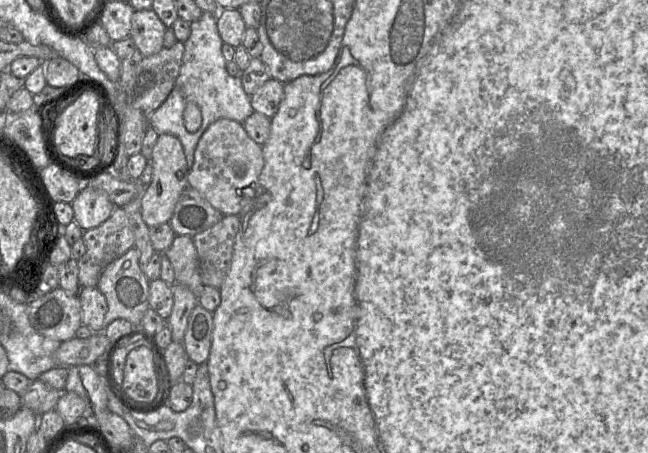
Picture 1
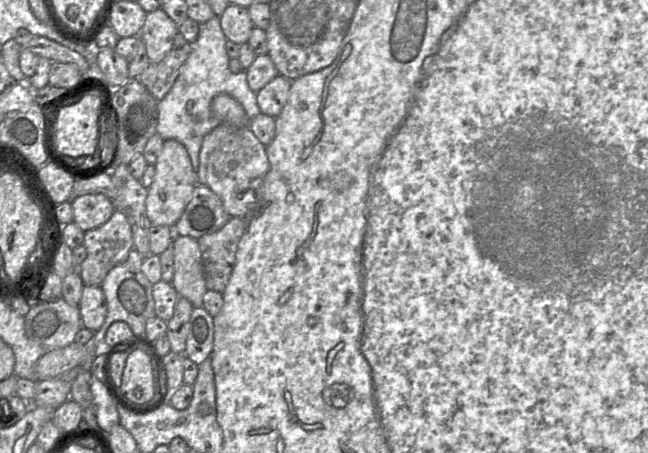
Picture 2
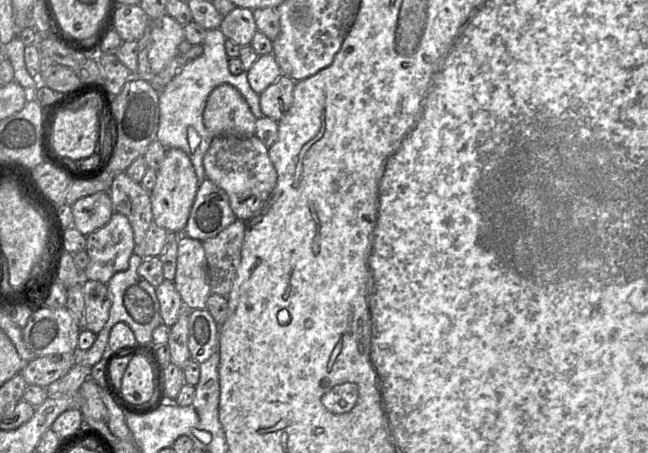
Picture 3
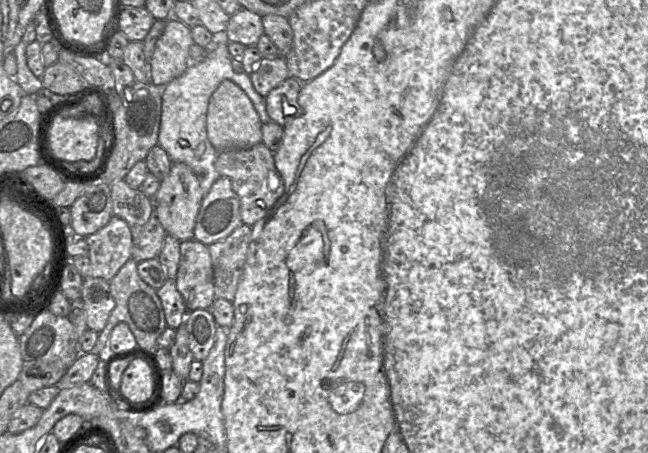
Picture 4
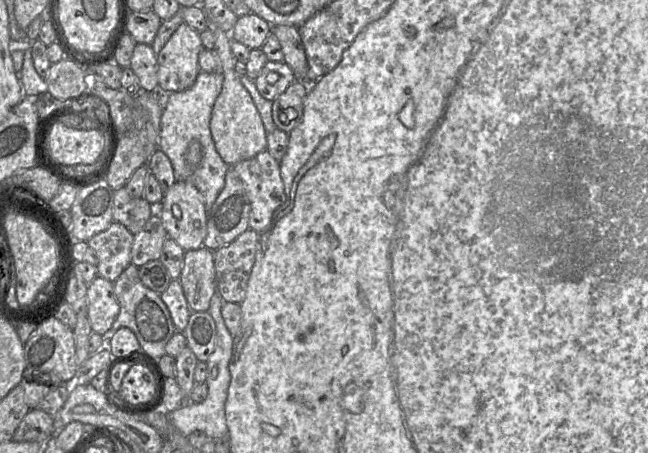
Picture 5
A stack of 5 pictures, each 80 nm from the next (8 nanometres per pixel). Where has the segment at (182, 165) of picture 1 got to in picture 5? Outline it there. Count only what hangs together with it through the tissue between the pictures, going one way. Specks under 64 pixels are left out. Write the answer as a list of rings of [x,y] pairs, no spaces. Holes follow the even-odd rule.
[[[176,181],[164,193],[159,205],[153,205],[167,232],[184,251],[198,249],[203,246],[207,233],[207,212],[205,198],[190,181]]]

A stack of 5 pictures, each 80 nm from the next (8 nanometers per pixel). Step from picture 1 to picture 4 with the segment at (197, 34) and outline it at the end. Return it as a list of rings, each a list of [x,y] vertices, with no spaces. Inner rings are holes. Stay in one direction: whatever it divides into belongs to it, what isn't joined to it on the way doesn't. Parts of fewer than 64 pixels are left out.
[[[225,33],[223,35],[214,36],[216,38],[214,38],[213,45],[211,47],[203,47],[207,50],[207,57],[203,61],[192,64],[181,76],[161,88],[161,122],[158,134],[158,144],[167,152],[171,161],[184,163],[195,173],[204,196],[209,192],[213,183],[220,177],[215,169],[215,160],[218,152],[209,141],[206,128],[209,99],[220,83],[224,80],[231,80],[236,83],[252,101],[261,122],[268,123],[272,121],[266,110],[265,98],[255,90],[250,76],[245,72],[235,73],[233,71],[231,66],[232,57],[227,49],[229,40],[227,40]]]

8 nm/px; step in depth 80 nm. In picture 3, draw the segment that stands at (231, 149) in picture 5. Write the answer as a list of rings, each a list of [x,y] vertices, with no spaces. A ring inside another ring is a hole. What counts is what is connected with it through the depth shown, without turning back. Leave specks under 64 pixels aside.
[[[230,84],[219,85],[207,98],[203,122],[213,137],[253,136],[256,120],[241,93]]]

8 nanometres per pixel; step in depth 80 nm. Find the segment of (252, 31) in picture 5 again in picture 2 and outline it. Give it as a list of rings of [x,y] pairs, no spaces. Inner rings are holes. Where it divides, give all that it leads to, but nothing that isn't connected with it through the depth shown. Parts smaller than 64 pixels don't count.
[[[228,4],[219,18],[226,39],[239,45],[248,42],[254,25],[246,7]]]

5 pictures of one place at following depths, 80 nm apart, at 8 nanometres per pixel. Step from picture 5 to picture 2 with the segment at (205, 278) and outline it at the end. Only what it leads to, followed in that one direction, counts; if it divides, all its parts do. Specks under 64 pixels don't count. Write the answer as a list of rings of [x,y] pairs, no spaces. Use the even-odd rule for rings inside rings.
[[[174,233],[173,261],[171,284],[177,294],[186,298],[193,307],[202,306],[203,296],[208,289],[197,239]]]

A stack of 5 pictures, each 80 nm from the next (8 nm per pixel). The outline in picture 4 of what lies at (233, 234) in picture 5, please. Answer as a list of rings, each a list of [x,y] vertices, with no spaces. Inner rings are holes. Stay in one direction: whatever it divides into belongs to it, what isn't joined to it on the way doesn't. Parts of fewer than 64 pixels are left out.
[[[219,177],[204,196],[194,227],[194,239],[211,245],[242,224],[240,200],[228,177]]]

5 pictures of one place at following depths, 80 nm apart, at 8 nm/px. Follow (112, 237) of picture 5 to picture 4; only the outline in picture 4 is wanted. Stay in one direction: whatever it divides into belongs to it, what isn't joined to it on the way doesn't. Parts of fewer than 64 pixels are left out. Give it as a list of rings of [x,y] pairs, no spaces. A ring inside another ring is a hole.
[[[113,215],[97,232],[87,236],[89,277],[109,282],[131,258],[133,236],[126,221]]]

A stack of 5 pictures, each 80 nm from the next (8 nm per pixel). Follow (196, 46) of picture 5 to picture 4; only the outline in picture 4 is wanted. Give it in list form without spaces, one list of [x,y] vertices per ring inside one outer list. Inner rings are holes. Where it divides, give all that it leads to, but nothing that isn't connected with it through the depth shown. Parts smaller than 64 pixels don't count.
[[[173,15],[165,20],[163,34],[157,40],[150,60],[151,83],[158,87],[164,87],[192,65],[189,54],[194,43],[191,27]]]

